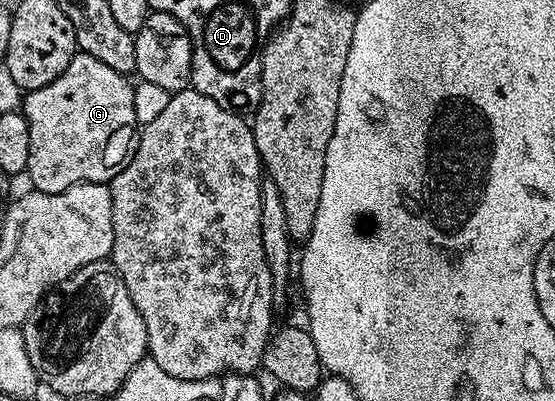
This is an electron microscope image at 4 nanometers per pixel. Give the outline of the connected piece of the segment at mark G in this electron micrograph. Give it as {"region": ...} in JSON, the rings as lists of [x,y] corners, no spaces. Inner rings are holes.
{"region":[[[77,53],[70,65],[50,85],[27,92],[22,99],[22,113],[30,125],[30,161],[26,179],[42,193],[63,193],[79,183],[106,183],[128,164],[138,138],[134,111],[133,84],[114,73],[110,65],[102,65],[98,57]]]}

